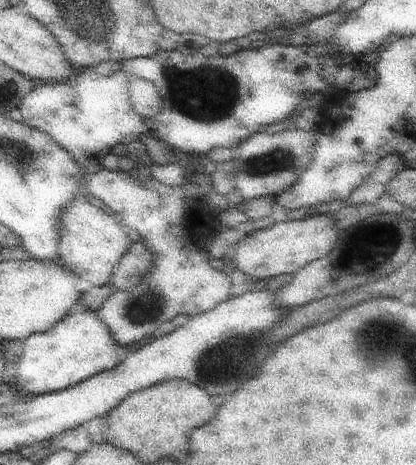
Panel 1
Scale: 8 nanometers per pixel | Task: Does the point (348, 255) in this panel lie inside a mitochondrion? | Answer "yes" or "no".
no

